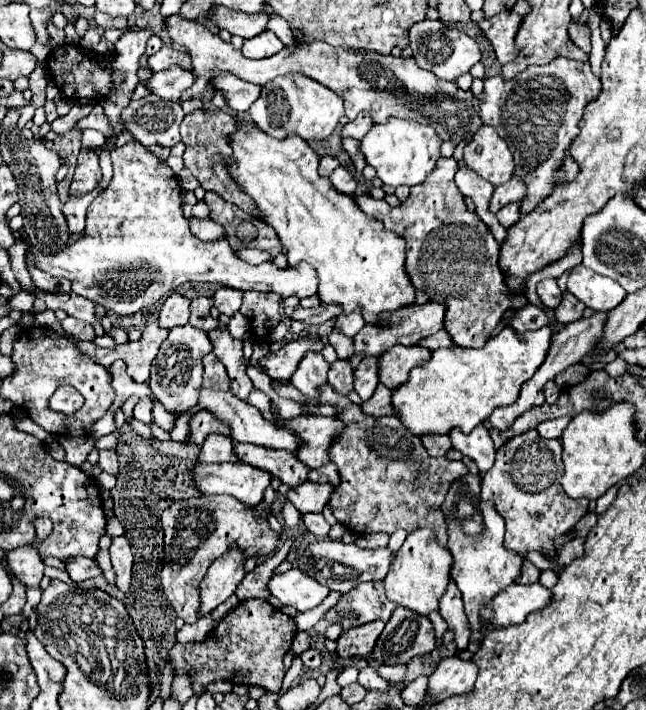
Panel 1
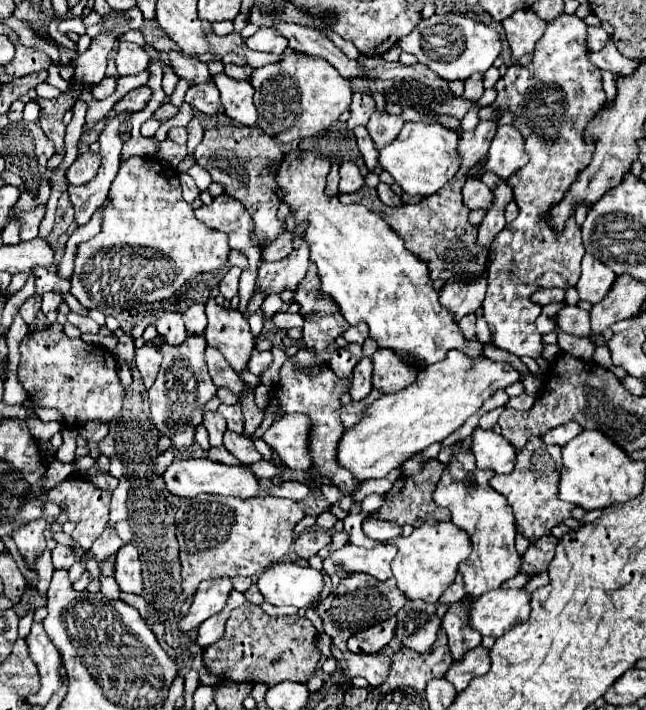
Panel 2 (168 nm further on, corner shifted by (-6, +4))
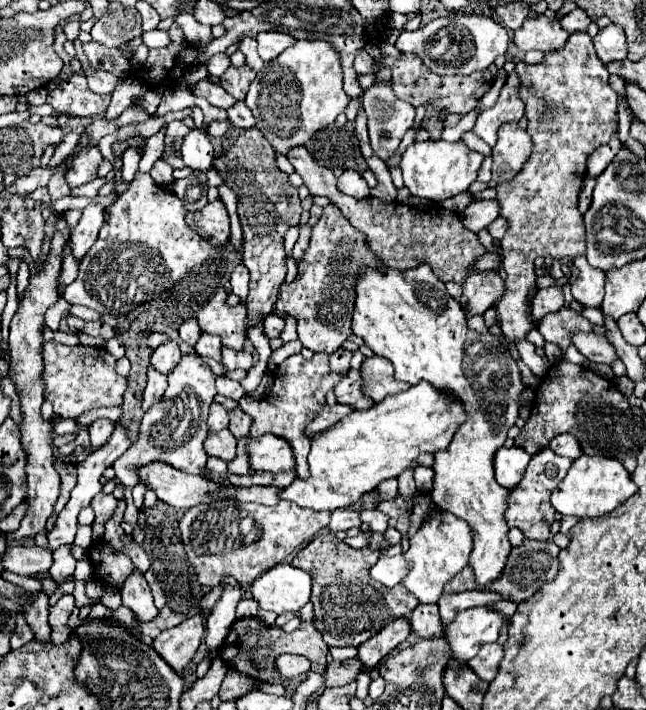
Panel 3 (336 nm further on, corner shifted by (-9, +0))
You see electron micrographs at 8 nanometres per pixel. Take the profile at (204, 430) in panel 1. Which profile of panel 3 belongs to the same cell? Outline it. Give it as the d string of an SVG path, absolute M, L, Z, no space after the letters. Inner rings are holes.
M240 407L232 409L228 415L230 415L230 427L228 427L228 429L234 433L234 437L236 437L236 439L246 437L248 431L250 431L252 419L250 419L250 417L240 409Z

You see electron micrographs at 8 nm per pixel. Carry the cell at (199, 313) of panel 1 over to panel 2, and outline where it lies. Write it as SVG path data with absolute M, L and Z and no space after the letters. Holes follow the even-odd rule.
M201 303L191 305L185 313L183 313L183 321L185 321L185 329L189 335L201 335L203 329L207 327L207 317L205 317L205 309Z

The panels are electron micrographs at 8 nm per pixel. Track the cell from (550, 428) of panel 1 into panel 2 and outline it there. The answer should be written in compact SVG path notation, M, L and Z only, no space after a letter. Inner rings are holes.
M569 421L569 423L561 425L561 427L551 429L551 433L547 433L547 435L543 437L543 441L545 441L547 445L559 445L559 447L565 447L565 445L567 445L573 437L577 437L581 431L583 431L583 429L581 429L575 421Z

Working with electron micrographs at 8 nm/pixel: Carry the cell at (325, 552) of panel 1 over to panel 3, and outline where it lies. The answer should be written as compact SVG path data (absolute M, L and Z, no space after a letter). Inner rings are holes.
M402 555L398 557L380 557L372 567L370 567L370 577L386 587L398 585L406 573L410 571L410 565L404 561Z

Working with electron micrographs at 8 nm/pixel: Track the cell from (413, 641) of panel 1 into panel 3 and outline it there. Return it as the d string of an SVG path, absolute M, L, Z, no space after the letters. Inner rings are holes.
M418 605L410 617L410 627L420 639L432 639L444 635L438 605Z

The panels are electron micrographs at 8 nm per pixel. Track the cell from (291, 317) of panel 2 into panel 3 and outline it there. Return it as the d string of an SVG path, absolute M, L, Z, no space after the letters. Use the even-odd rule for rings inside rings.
M270 313L270 317L266 317L266 321L264 321L264 331L270 339L280 337L280 333L284 331L284 317L280 317L276 313Z

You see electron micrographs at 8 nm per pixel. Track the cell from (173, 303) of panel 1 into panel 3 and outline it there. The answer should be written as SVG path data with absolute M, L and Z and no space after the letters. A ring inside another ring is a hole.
M166 341L154 349L150 361L152 361L154 369L158 369L160 373L170 373L174 369L174 365L178 365L180 357L182 357L180 345L176 341Z

